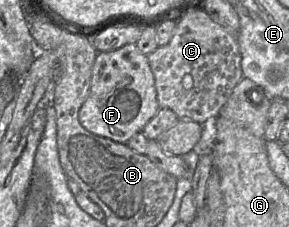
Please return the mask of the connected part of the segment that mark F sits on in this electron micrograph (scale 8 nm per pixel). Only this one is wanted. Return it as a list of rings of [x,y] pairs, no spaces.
[[[136,44],[97,53],[92,67],[89,95],[78,113],[79,122],[86,130],[126,144],[133,135],[142,132],[159,109],[155,79],[147,55],[142,54]]]

